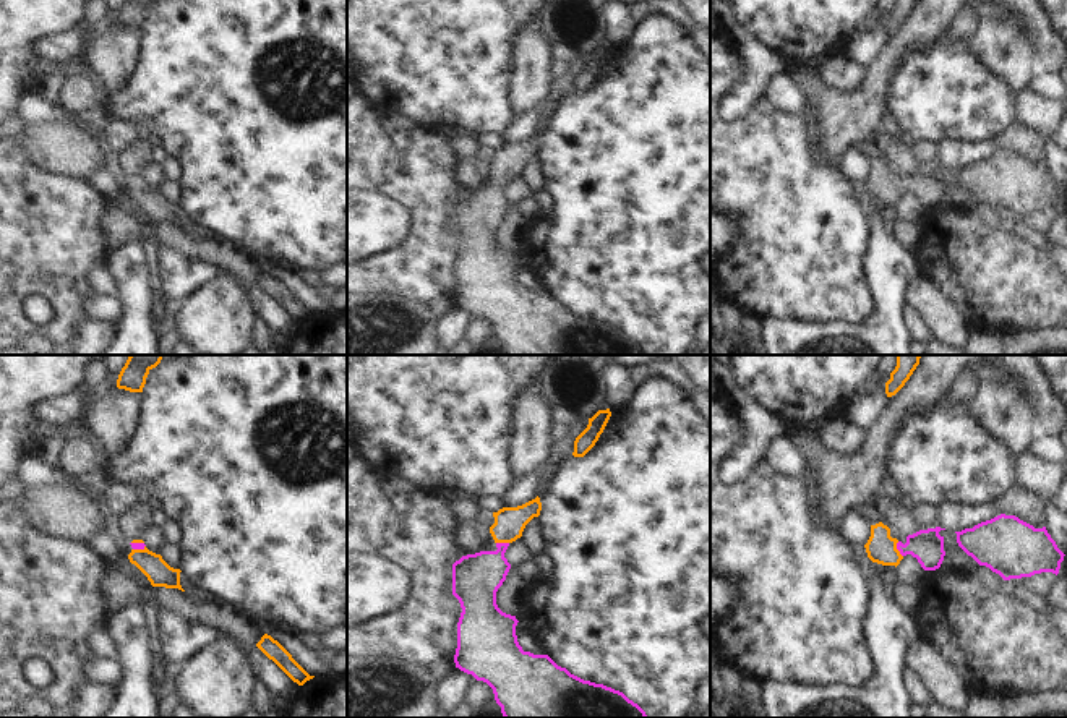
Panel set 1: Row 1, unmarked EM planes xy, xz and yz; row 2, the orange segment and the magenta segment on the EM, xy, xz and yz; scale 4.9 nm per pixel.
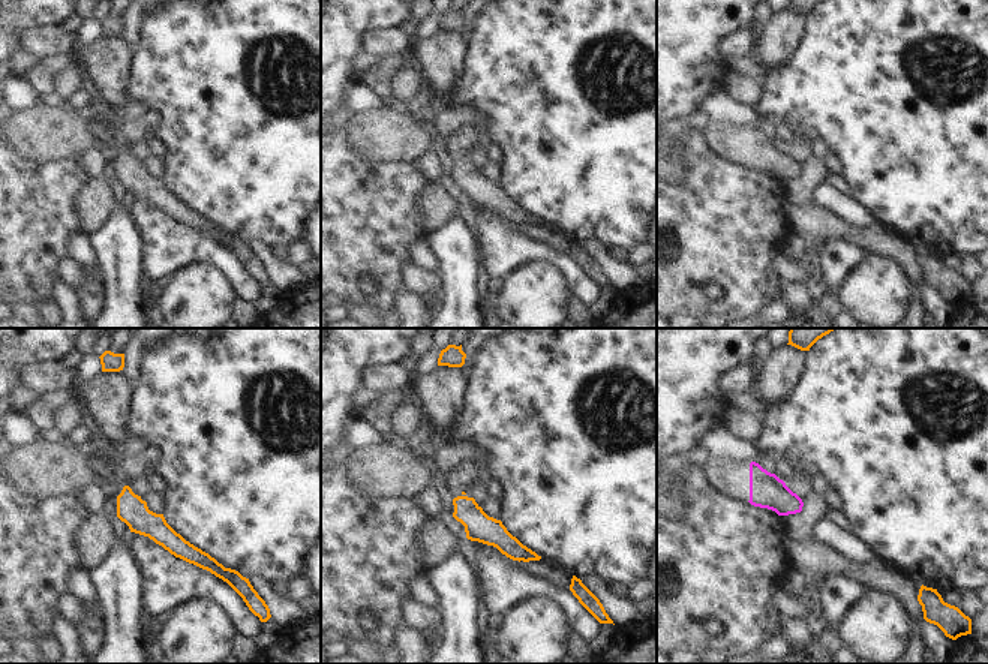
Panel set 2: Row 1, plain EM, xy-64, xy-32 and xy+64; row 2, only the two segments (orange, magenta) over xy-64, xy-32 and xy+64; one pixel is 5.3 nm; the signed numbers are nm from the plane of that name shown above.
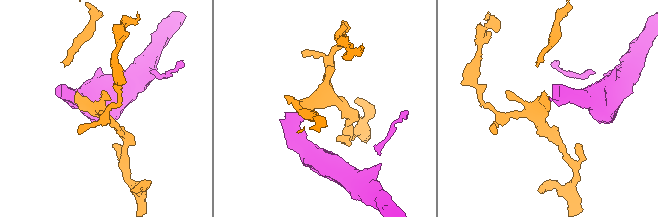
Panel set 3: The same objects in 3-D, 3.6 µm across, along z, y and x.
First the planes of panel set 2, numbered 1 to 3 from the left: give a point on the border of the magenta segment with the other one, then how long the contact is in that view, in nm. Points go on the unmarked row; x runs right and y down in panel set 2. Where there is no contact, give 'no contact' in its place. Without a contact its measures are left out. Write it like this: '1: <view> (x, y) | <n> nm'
1: no contact
2: no contact
3: no contact

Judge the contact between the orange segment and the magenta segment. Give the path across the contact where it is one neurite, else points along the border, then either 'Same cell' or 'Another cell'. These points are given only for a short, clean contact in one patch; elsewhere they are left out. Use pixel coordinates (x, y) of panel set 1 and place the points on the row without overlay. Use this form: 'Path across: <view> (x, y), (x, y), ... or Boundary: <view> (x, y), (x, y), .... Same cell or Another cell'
Path across: yz (881, 185), (897, 187), (926, 182). Same cell

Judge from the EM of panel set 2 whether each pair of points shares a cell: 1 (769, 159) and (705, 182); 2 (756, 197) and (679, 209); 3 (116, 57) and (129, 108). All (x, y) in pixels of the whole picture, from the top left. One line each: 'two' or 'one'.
1: two
2: one
3: one

